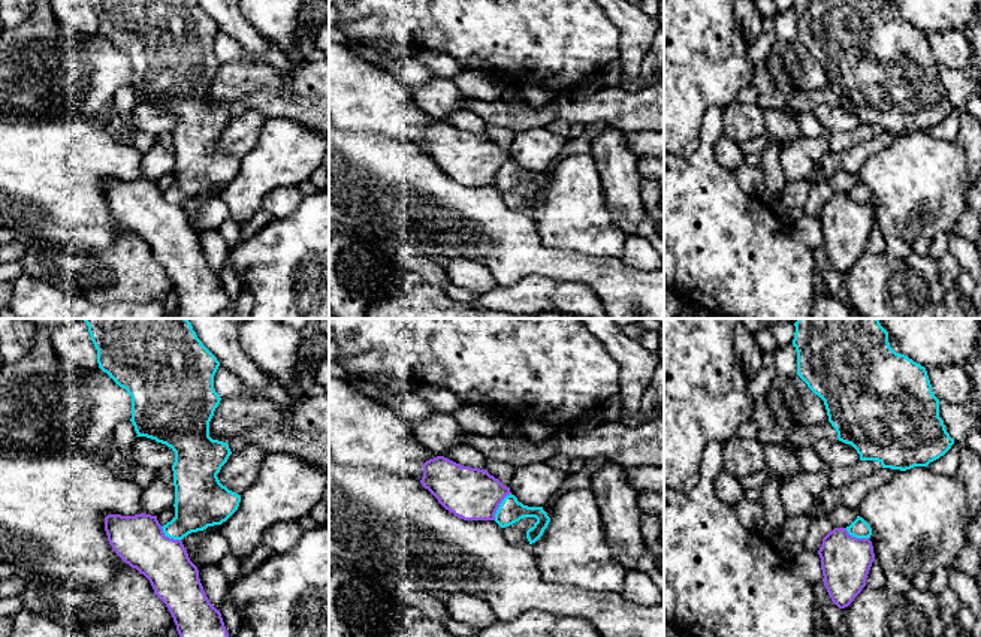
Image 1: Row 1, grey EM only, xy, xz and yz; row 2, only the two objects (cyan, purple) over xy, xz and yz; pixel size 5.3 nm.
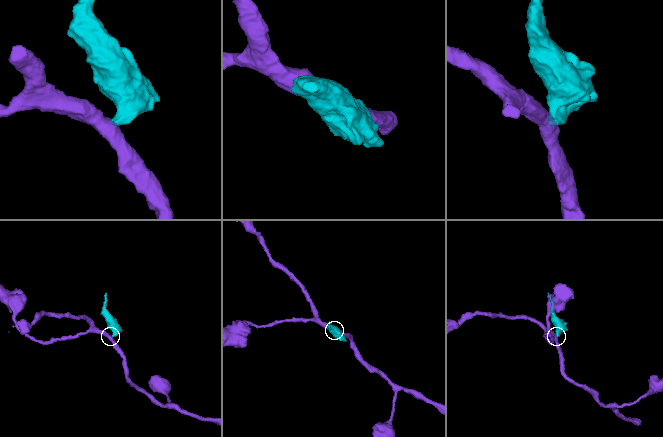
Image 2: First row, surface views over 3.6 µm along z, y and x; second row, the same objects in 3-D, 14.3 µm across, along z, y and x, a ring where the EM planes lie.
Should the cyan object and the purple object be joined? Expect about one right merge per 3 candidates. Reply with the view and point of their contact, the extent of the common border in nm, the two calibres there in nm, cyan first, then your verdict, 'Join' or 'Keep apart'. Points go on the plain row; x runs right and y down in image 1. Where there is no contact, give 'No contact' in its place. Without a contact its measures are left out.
Touches cyan at xz (500, 171). Shared border 180 nm. Thickness 140 nm (cyan) against 280 nm. Keep apart

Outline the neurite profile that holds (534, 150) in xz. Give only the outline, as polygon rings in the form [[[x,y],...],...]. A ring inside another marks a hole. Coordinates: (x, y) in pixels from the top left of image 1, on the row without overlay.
[[[532,127],[514,135],[510,157],[528,172],[544,172],[562,153],[570,138]]]

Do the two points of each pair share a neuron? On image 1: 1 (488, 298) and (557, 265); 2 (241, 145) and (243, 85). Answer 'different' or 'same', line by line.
1: different
2: different

